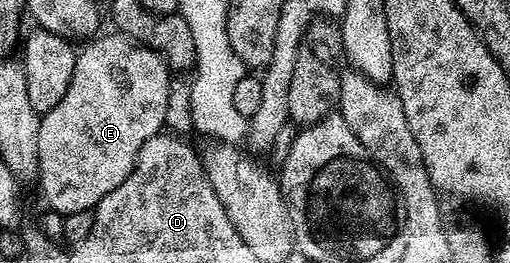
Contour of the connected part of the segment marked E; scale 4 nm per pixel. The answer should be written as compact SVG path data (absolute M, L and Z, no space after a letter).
M125 34L113 35L99 35L83 47L87 47L83 52L81 49L77 53L72 82L64 98L60 98L60 102L56 102L56 106L41 117L38 180L42 184L42 196L49 211L65 214L89 212L97 208L108 193L116 190L116 186L120 186L120 182L132 174L144 142L163 131L162 123L170 108L170 65L162 53L153 52L145 44L131 40Z

